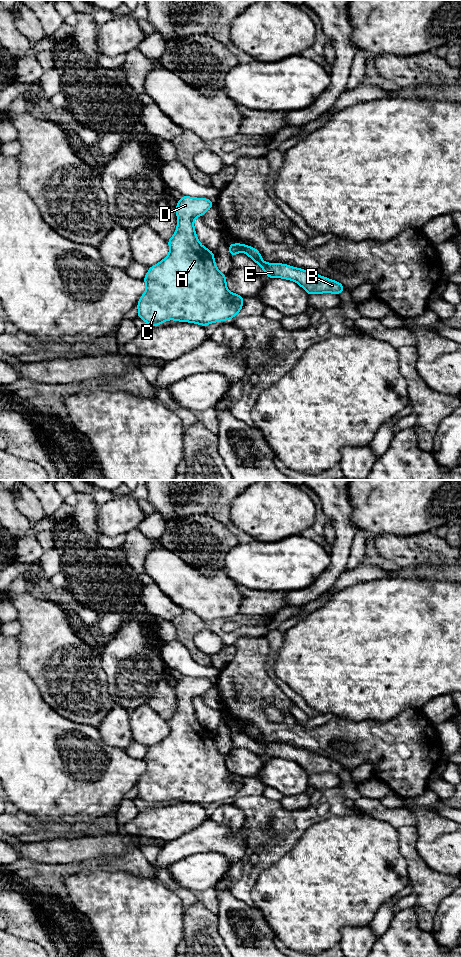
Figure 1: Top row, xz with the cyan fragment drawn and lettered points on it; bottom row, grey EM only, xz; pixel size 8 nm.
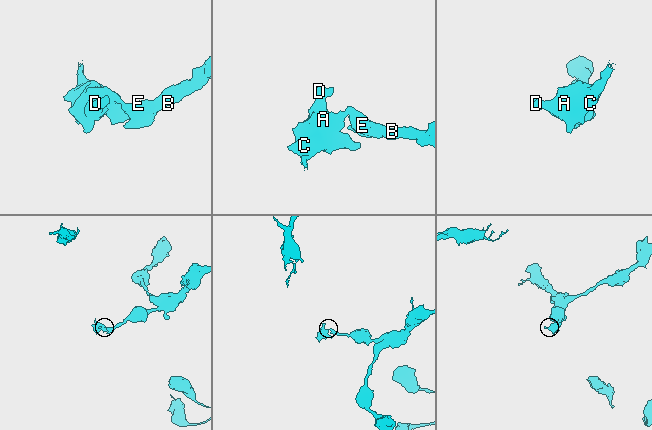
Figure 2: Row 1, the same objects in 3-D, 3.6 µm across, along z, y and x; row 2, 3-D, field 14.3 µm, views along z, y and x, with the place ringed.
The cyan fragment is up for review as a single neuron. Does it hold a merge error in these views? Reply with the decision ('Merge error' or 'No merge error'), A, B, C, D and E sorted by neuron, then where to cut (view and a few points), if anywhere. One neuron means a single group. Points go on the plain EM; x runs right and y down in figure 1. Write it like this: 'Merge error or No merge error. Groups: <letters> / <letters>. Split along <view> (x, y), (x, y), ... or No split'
Merge error. Groups: A C D / B E. Split along xz (237, 724), (243, 731)

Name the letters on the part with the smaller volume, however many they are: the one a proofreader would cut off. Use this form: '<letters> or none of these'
A, C, D

